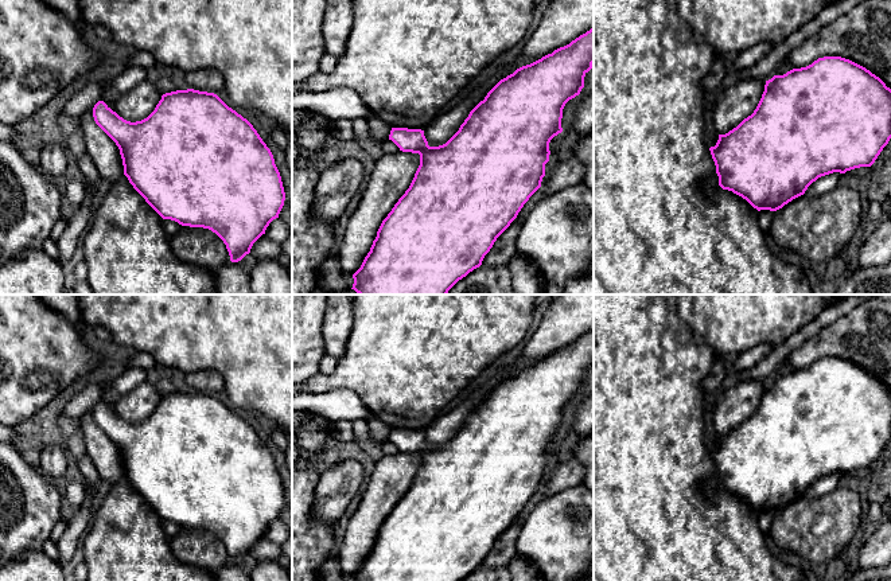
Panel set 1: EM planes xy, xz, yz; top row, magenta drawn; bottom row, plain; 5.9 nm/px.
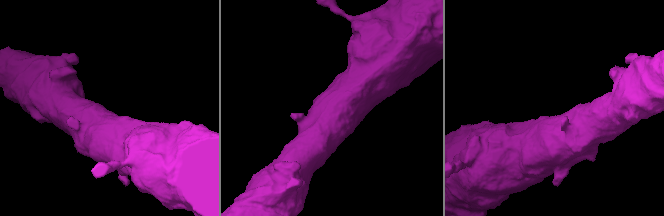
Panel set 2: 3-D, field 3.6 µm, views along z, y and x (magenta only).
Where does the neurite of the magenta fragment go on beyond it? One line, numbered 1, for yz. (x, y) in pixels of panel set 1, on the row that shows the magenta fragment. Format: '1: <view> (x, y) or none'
1: none

